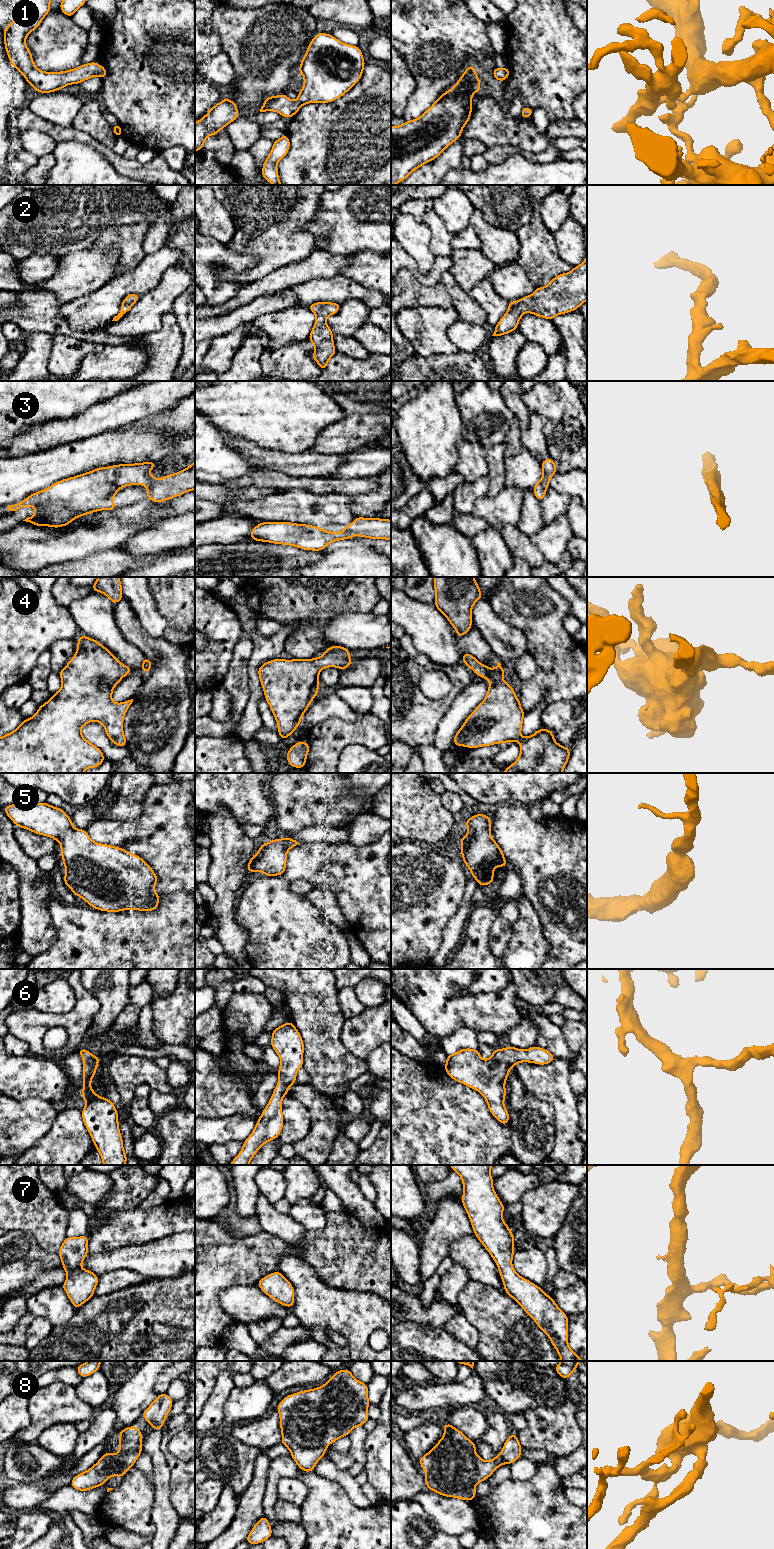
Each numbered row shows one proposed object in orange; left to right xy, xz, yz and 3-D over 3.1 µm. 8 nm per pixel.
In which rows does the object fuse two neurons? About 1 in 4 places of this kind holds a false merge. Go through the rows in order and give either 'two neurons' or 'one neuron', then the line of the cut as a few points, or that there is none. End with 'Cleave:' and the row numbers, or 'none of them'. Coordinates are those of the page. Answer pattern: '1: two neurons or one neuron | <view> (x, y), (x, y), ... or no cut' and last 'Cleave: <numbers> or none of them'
1: one neuron | no cut
2: one neuron | no cut
3: one neuron | no cut
4: one neuron | no cut
5: one neuron | no cut
6: one neuron | no cut
7: one neuron | no cut
8: one neuron | no cut
Cleave: none of them

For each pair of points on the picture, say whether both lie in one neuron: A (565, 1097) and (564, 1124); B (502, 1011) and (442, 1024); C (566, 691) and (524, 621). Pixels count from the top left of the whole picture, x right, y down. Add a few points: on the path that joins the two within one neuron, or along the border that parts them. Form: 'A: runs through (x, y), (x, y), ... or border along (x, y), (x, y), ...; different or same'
A: runs through (565, 1104), (565, 1117); same
B: runs through (487, 1011), (461, 1011), (457, 1015); same
C: runs through (566, 674), (556, 653), (541, 638); same

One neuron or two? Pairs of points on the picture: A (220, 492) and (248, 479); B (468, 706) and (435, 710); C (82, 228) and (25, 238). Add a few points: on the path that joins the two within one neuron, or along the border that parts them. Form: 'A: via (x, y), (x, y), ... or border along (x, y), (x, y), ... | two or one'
A: border along (224, 483), (229, 487), (255, 487) | two
B: border along (464, 690), (453, 701), (436, 728) | two
C: via (68, 228), (39, 228) | one

